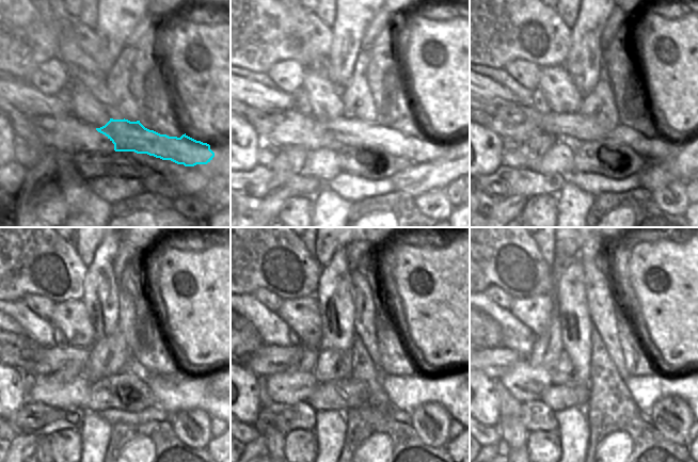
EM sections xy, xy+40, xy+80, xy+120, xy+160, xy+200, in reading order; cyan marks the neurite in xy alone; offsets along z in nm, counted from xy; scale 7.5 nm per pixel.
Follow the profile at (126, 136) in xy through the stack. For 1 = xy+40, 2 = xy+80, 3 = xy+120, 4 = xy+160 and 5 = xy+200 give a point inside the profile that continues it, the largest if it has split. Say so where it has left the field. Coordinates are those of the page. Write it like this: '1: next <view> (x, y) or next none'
1: next xy+40 (350, 132)
2: next xy+80 (554, 127)
3: next xy+120 (62, 364)
4: next xy+160 (268, 360)
5: next xy+200 (495, 362)

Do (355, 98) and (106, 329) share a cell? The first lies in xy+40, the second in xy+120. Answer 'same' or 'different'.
different

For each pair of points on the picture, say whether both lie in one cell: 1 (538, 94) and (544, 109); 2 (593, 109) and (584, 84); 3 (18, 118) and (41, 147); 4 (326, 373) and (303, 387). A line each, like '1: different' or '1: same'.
1: same
2: different
3: same
4: different

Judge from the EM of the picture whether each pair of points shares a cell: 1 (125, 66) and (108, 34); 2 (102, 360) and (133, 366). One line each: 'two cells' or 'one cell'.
1: two cells
2: one cell

